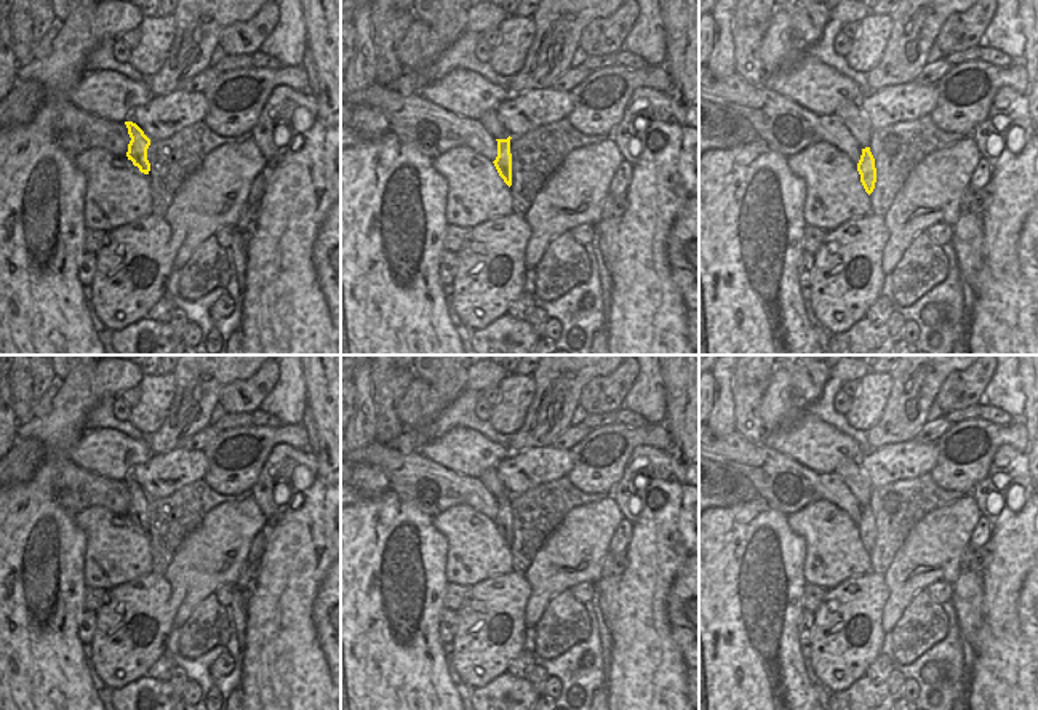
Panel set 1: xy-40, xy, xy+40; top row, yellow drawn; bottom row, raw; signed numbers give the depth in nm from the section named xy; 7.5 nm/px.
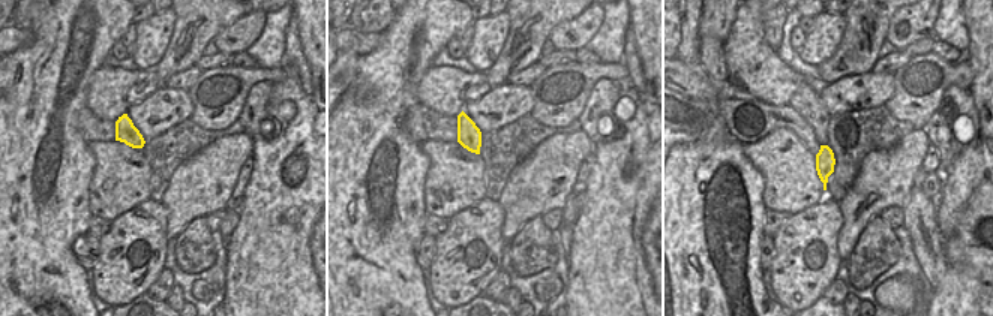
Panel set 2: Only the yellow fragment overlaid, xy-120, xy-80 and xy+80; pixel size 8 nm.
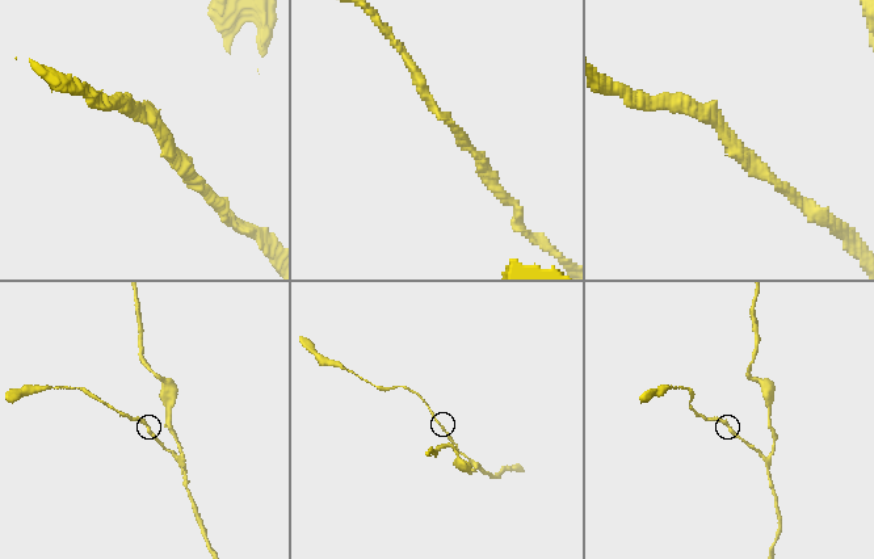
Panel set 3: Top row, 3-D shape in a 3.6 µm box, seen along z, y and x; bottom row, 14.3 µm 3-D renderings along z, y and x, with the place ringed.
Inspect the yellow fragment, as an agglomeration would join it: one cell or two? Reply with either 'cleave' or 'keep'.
keep

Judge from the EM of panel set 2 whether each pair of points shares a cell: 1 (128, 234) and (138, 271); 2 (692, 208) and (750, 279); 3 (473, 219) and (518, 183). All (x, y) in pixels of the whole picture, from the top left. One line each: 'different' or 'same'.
1: same
2: same
3: different

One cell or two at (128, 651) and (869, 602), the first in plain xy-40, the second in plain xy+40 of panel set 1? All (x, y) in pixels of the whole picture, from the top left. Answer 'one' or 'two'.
one

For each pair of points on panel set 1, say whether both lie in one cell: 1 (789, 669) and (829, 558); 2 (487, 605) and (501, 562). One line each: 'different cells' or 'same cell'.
1: different cells
2: different cells

